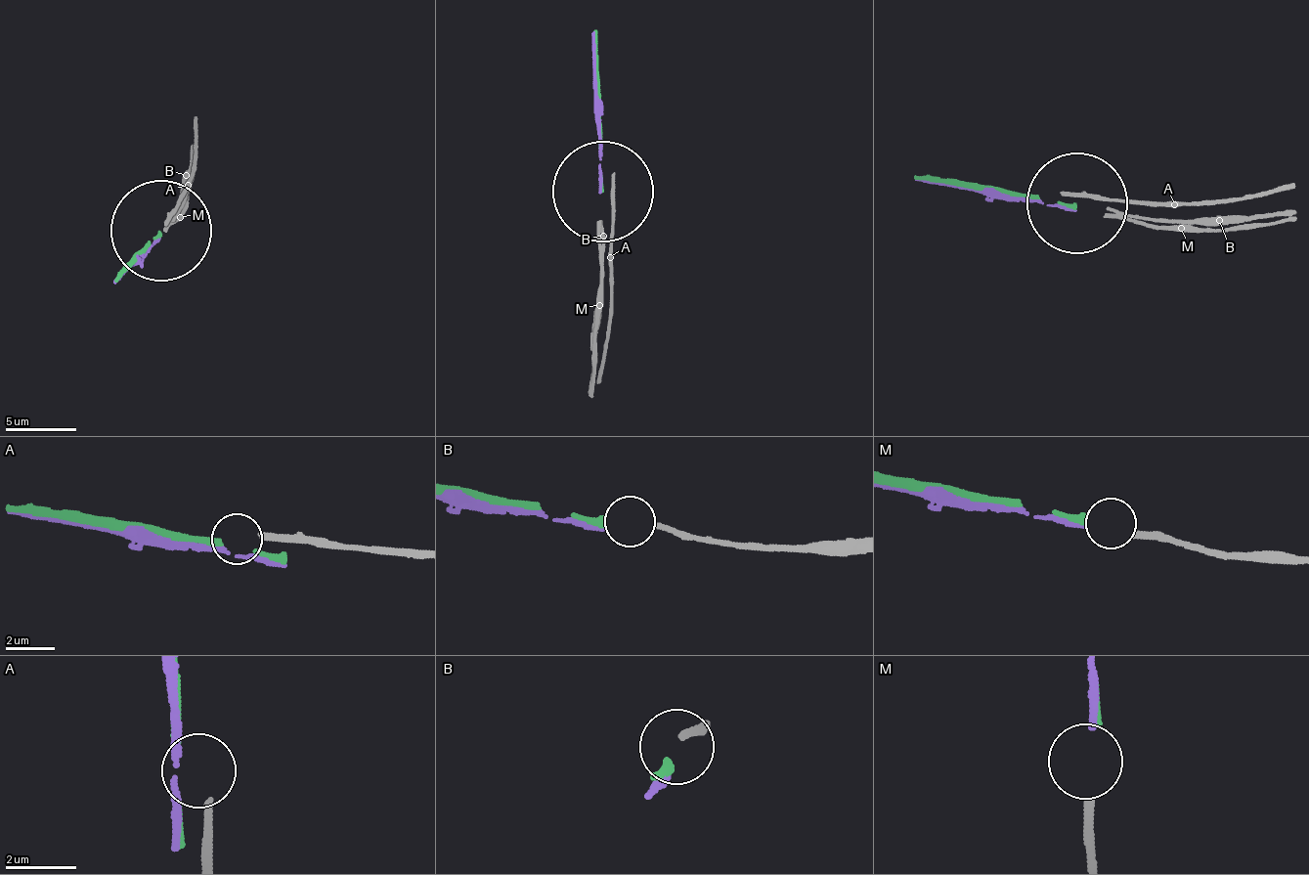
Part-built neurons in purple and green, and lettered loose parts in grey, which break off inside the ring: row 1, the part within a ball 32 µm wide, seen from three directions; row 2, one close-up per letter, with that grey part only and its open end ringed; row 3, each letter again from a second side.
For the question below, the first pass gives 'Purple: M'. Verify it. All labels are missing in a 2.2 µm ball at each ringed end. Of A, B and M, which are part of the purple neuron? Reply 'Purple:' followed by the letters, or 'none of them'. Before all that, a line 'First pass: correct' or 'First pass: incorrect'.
First pass: correct
Purple: M

